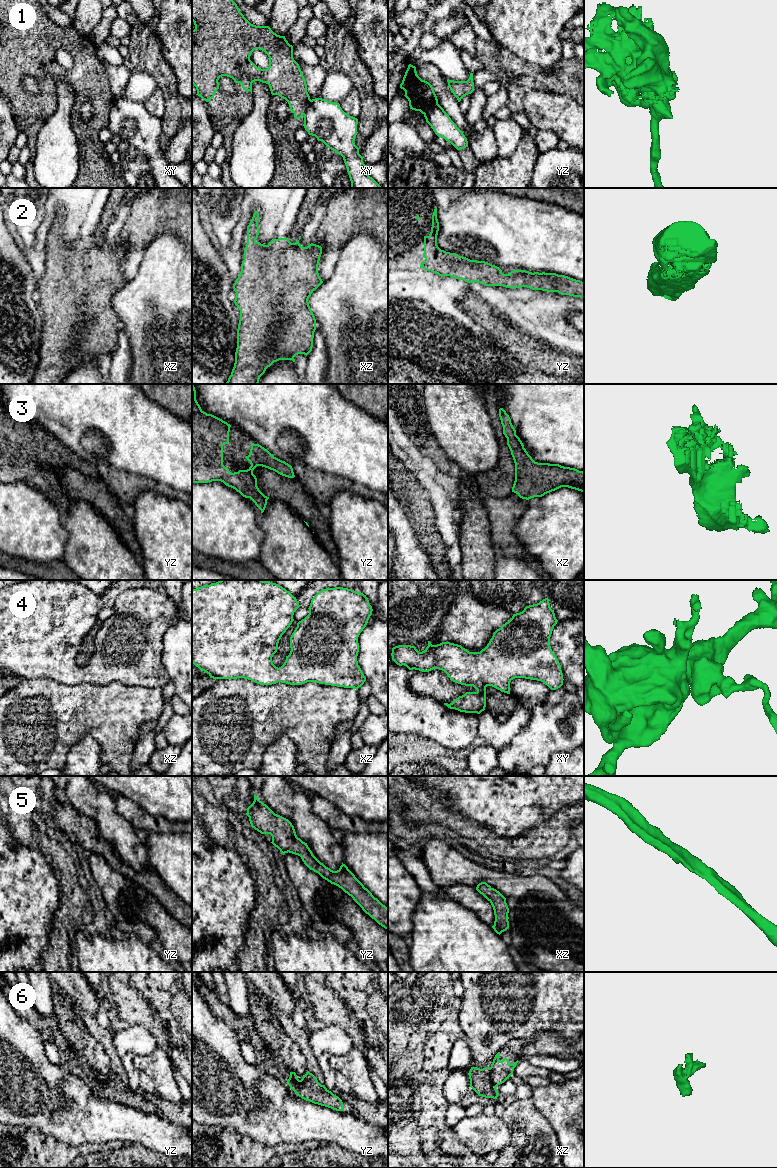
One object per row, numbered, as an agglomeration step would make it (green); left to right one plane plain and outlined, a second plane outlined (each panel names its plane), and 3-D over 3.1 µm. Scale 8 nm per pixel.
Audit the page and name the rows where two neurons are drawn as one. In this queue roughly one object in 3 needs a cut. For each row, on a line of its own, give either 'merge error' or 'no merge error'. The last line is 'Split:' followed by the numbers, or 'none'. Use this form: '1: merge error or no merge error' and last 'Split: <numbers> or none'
1: merge error
2: no merge error
3: no merge error
4: no merge error
5: no merge error
6: merge error
Split: 1, 6

